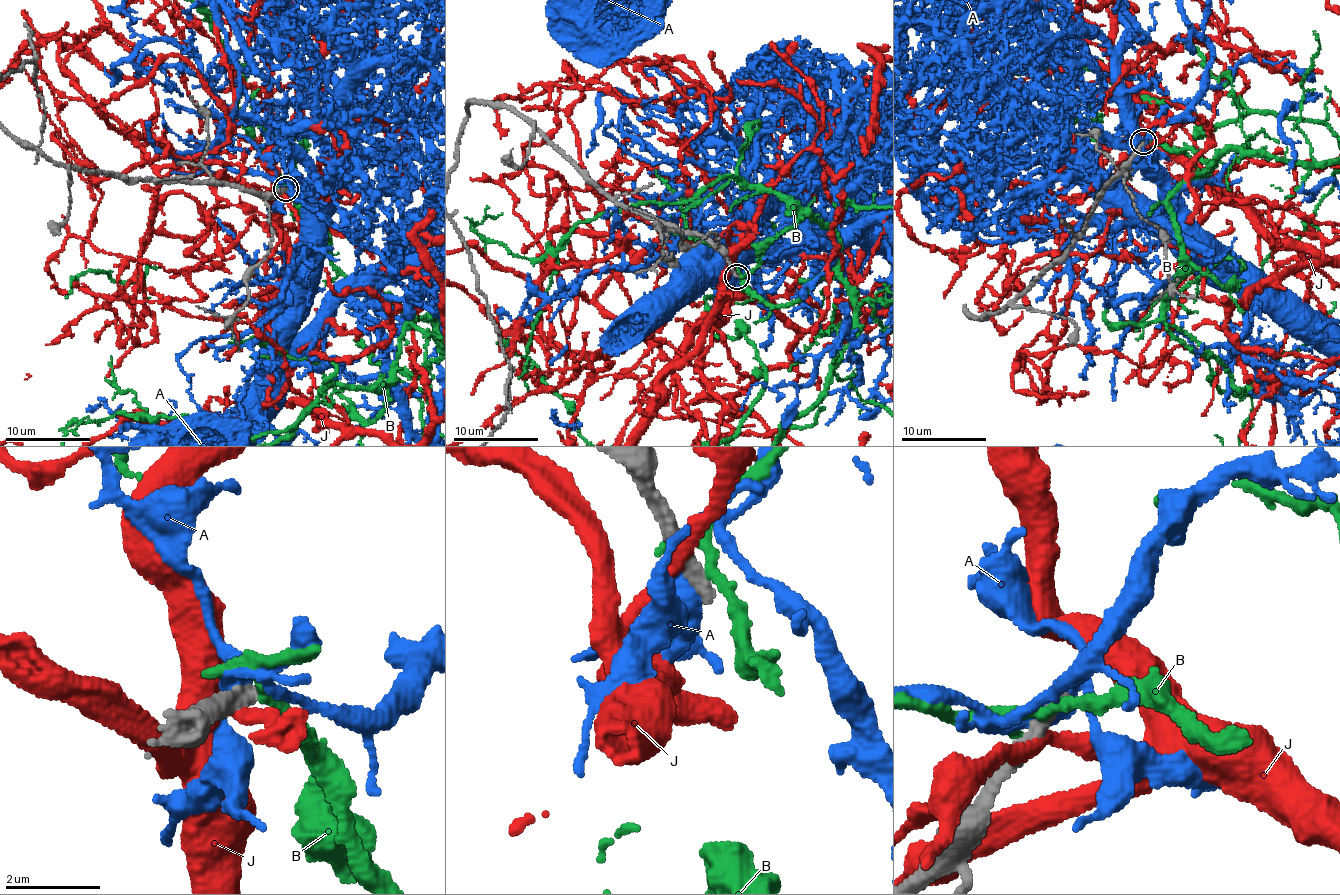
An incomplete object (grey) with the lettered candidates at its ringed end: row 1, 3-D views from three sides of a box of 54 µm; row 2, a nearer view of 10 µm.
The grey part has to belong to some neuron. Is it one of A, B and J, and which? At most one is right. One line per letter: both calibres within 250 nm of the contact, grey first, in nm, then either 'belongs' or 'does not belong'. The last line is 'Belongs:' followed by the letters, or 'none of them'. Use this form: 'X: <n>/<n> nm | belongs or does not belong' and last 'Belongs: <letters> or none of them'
A: 360/380 nm | does not belong
B: 380/240 nm | does not belong
J: 460/260 nm | does not belong
Belongs: none of them

